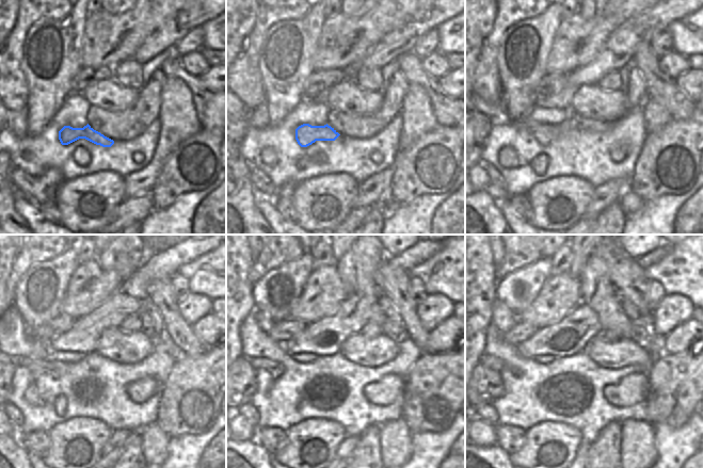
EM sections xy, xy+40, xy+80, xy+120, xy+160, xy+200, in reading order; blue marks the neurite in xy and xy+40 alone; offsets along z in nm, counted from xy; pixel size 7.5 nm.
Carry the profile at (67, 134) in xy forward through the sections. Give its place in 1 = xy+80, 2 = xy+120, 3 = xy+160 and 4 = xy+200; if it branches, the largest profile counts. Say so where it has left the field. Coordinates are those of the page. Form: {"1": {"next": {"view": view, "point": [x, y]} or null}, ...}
{"1": {"next": {"view": "xy+80", "point": [544, 133]}}, "2": {"next": {"view": "xy+120", "point": [56, 368]}}, "3": {"next": {"view": "xy+160", "point": [255, 362]}}, "4": {"next": {"view": "xy+200", "point": [492, 362]}}}

